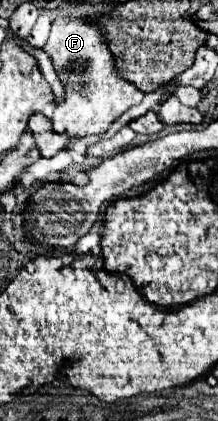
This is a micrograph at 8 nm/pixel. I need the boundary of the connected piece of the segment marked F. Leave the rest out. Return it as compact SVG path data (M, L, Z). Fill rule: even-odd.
M83 16L71 20L57 18L51 26L51 38L45 48L45 52L51 54L55 70L65 82L67 92L65 102L55 106L51 116L51 124L57 134L67 134L69 138L105 134L113 120L143 100L145 94L141 90L135 90L135 86L119 78L119 72L111 66L111 52L103 42L103 34L99 34L95 26L87 26ZM67 66L75 66L75 70L67 70Z

